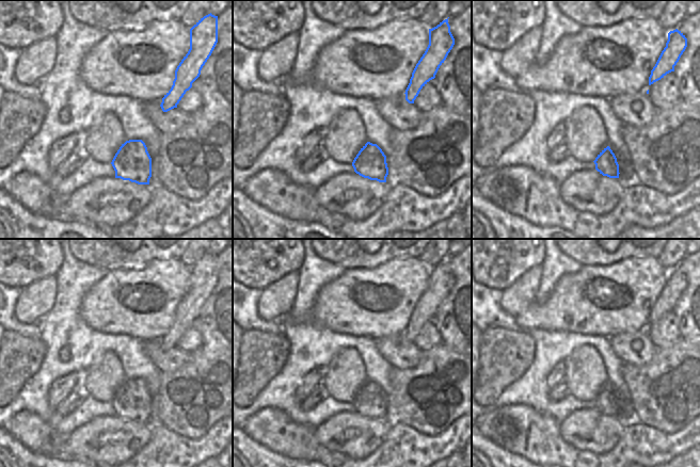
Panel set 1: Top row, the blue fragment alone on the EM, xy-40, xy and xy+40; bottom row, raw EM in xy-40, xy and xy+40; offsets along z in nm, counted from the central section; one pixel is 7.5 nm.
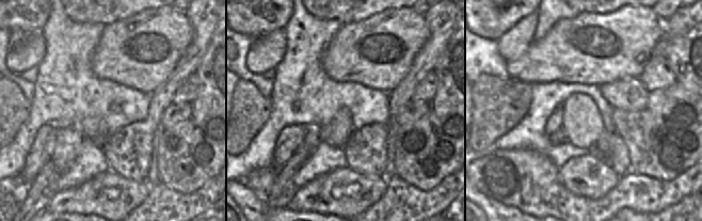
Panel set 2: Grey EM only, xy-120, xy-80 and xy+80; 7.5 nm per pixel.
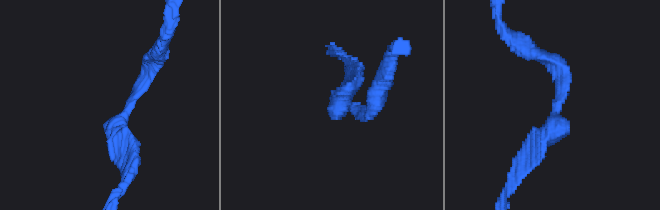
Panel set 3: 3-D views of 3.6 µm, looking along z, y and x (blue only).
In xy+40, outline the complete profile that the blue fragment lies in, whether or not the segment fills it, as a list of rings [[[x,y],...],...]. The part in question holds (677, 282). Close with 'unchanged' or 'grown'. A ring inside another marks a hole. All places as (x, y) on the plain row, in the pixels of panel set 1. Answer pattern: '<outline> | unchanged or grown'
[[[678,268],[668,272],[666,286],[662,290],[655,305],[649,316],[649,324],[664,317],[667,312],[674,310],[674,305],[687,286],[687,277]]] | unchanged

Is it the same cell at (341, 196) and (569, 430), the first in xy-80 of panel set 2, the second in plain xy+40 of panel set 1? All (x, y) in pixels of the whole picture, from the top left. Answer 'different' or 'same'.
same

